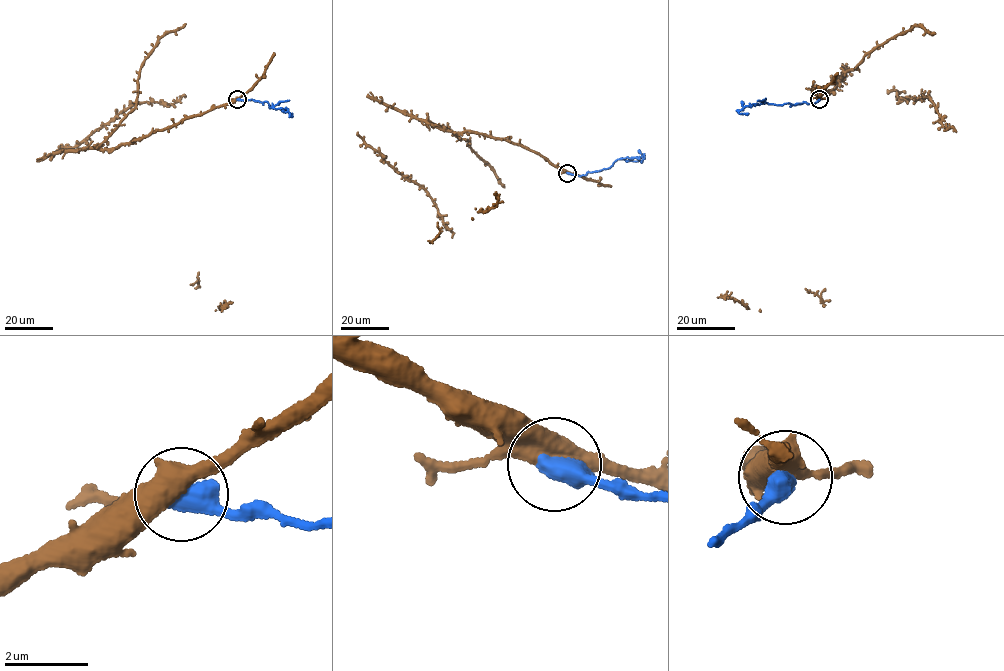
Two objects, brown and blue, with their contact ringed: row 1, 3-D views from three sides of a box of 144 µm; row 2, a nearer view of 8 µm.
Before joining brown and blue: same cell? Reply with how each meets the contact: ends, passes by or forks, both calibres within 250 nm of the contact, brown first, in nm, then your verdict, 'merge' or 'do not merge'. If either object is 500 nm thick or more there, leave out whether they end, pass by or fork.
calibres 550 and 550 nm; do not merge

